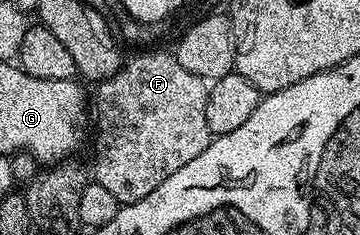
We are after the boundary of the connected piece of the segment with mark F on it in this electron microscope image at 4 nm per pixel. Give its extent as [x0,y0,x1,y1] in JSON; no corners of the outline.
[91,52,211,206]

